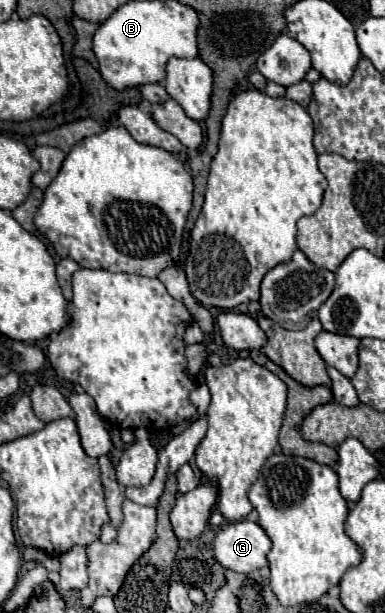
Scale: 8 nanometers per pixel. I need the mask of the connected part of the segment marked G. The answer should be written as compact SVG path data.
M252 520L228 522L214 540L214 558L228 570L252 572L268 566L266 554L272 542L268 534Z

